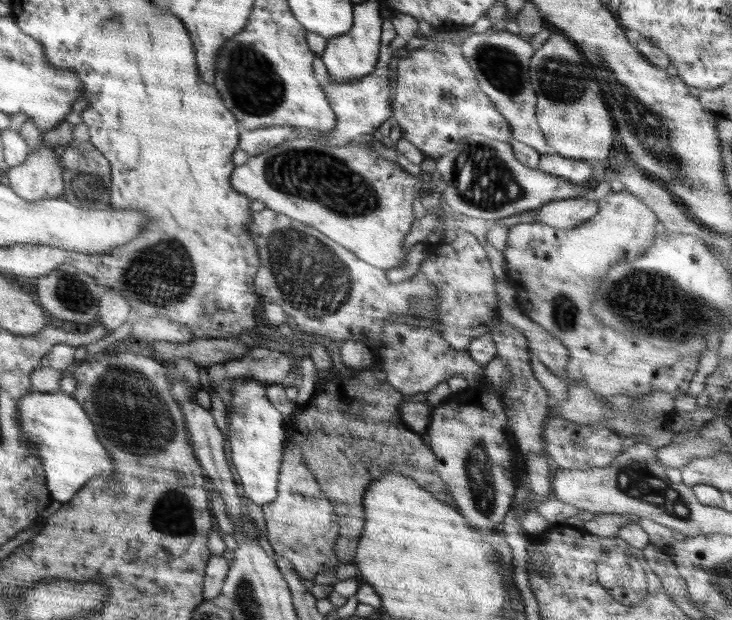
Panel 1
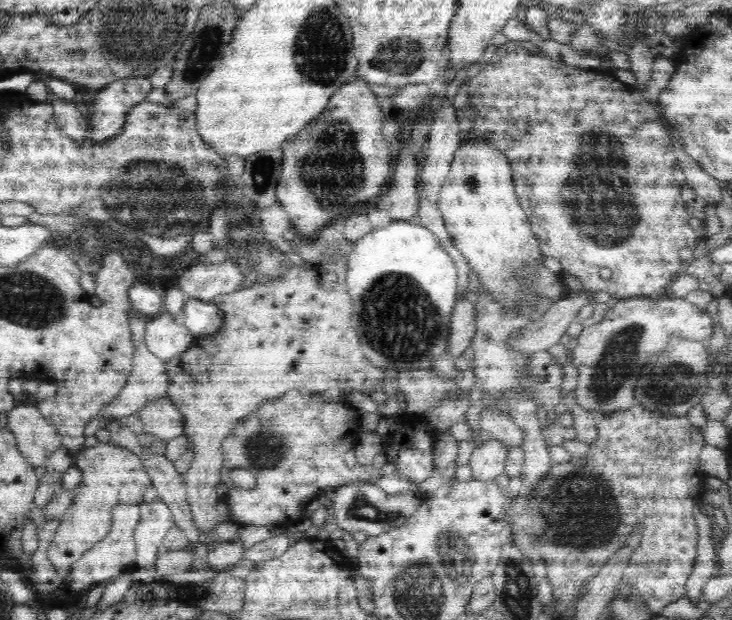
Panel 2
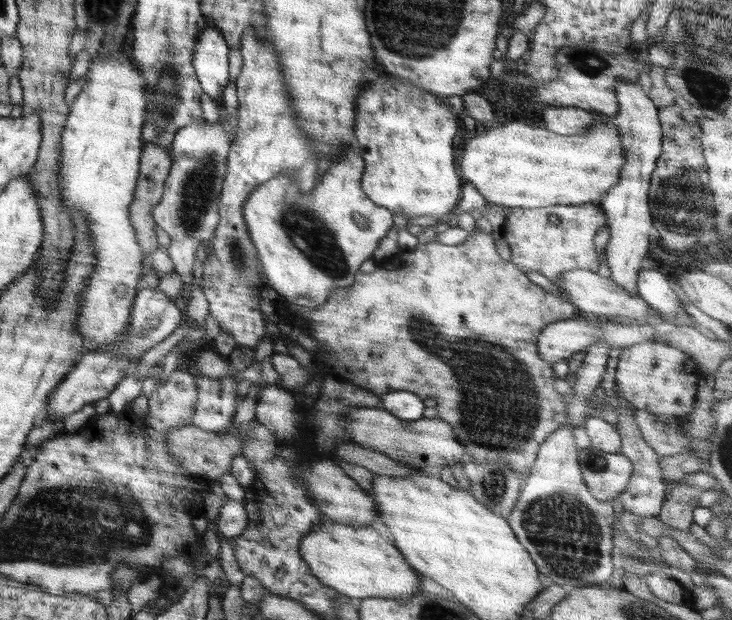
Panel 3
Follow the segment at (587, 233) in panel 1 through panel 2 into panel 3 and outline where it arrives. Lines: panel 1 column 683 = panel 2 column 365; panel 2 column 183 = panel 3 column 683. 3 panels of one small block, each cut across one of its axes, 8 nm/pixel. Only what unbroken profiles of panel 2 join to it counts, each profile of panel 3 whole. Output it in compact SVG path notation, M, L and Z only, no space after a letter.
M644 340L622 349L616 364L615 384L632 406L652 413L674 430L682 430L680 421L692 411L701 373L696 362L682 350L658 340Z

